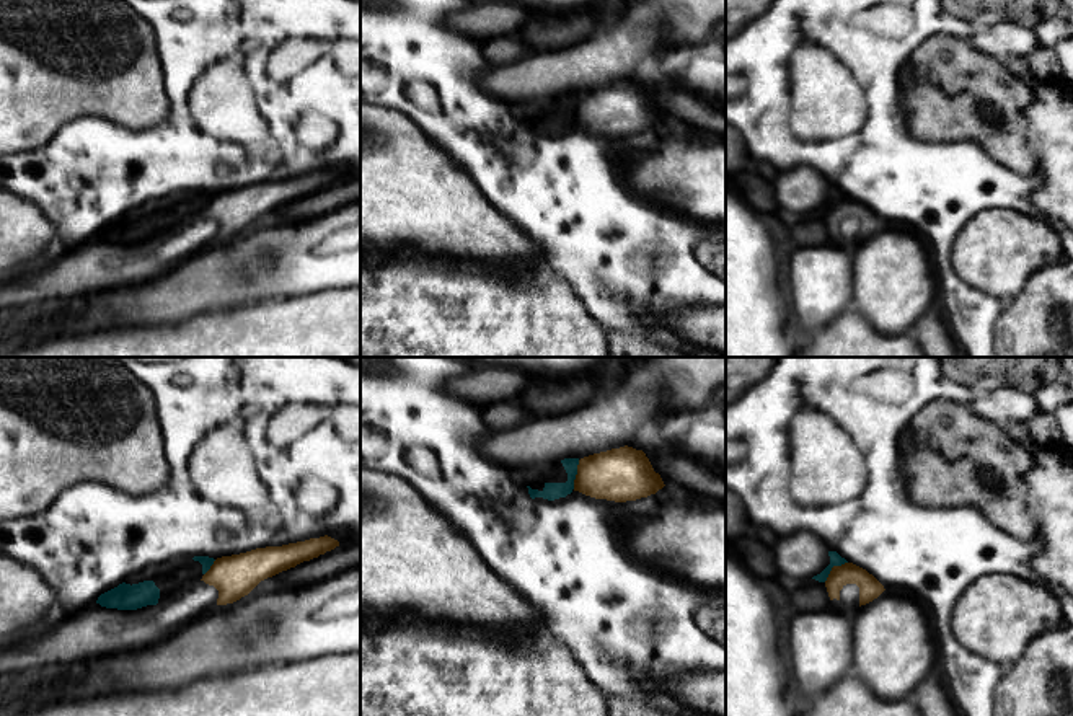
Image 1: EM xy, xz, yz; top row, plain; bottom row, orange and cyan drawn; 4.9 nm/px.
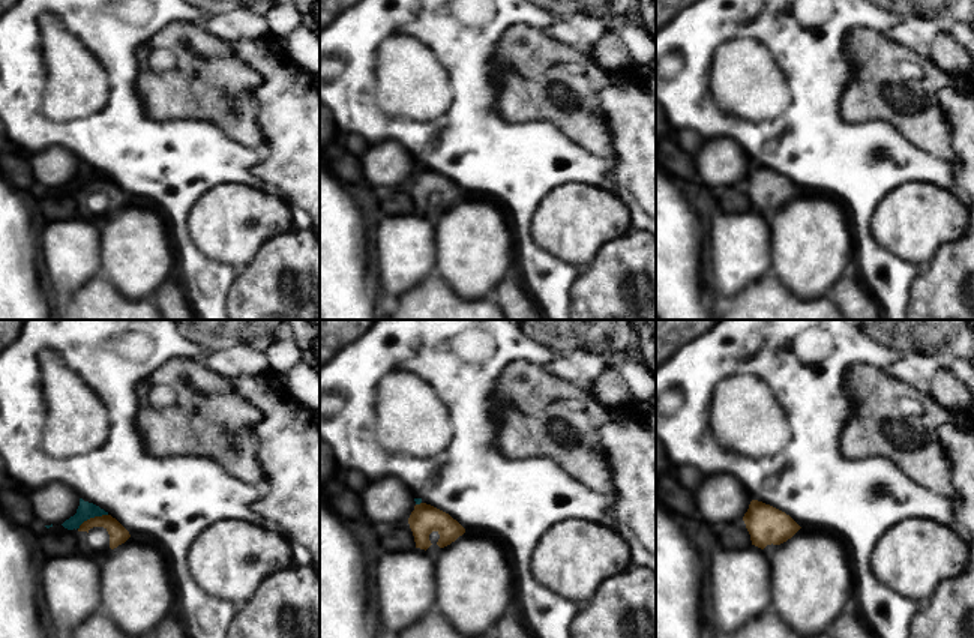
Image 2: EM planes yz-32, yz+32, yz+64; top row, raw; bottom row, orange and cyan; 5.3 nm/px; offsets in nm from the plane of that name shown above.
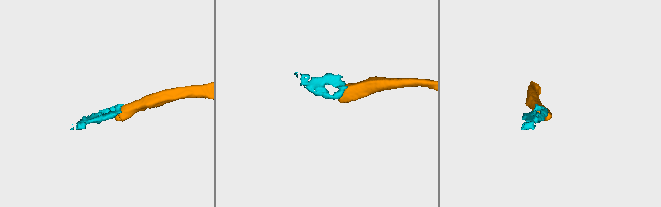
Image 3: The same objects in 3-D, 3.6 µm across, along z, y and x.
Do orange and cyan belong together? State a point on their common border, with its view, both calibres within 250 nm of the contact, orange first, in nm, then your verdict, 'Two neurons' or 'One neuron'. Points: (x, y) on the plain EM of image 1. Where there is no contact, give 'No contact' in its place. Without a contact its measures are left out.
Touches orange at yz (832, 203). Thickness 110 nm (orange) against 60 nm. Two neurons

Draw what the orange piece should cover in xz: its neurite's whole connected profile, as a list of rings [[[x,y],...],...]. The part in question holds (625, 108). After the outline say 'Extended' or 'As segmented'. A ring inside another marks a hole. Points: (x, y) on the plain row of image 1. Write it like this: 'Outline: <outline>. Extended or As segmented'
Outline: [[[620,82],[579,95],[574,126],[615,137],[656,129],[665,119],[642,85]]]. As segmented

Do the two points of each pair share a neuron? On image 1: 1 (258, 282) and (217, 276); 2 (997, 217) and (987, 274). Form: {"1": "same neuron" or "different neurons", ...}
{"1": "same neuron", "2": "same neuron"}

